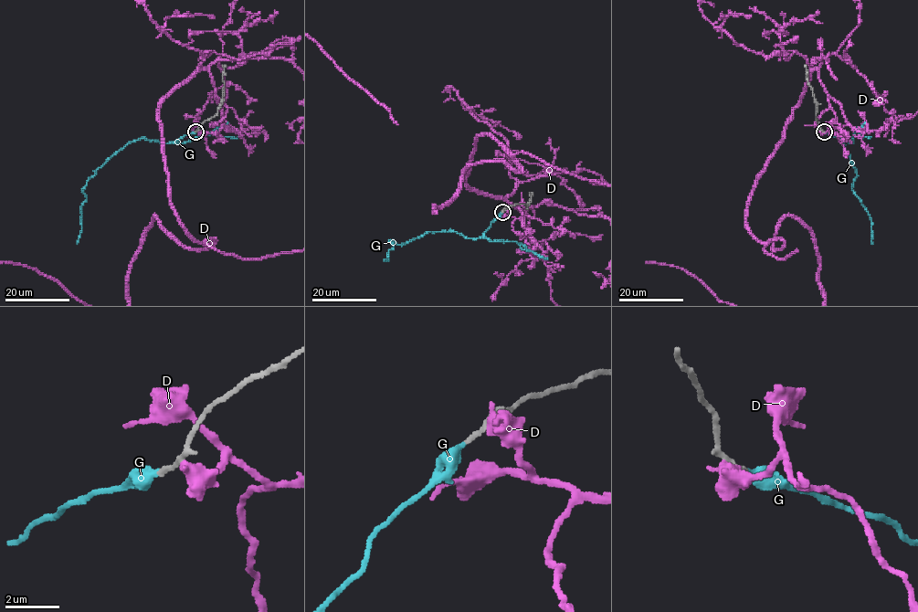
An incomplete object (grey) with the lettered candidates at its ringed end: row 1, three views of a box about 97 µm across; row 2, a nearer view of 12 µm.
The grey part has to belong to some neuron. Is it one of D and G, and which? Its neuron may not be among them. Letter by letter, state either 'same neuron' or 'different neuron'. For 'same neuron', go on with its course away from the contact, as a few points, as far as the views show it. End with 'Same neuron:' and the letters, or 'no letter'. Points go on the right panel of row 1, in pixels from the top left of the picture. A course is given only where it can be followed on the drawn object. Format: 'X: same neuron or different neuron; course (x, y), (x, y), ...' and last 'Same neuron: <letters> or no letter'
D: different neuron
G: same neuron; course (824, 131), (850, 142), (842, 139), (857, 174), (852, 190), (870, 217), (871, 244)
Same neuron: G

